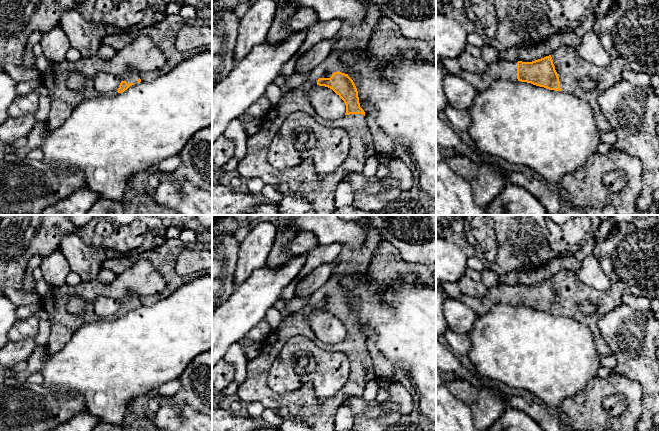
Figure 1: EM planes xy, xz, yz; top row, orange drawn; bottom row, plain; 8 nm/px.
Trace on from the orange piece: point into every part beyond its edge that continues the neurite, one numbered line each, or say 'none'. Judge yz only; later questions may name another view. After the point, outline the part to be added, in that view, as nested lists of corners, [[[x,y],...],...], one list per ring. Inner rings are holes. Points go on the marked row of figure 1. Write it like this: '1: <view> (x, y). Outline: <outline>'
1: yz (630, 31). Outline: [[[615,0],[605,15],[596,18],[592,31],[597,34],[610,55],[610,63],[606,67],[589,63],[571,46],[560,46],[551,53],[551,57],[561,90],[585,100],[595,114],[598,129],[604,133],[611,128],[598,104],[600,94],[620,82],[624,70],[649,75],[660,74],[660,0]],[[581,77],[597,80],[599,87],[593,91],[585,91],[579,84]]]
2: yz (503, 69). Outline: [[[498,59],[489,64],[483,73],[470,73],[463,70],[459,76],[468,81],[477,92],[486,90],[494,81],[500,79],[516,83],[518,82],[517,61]]]

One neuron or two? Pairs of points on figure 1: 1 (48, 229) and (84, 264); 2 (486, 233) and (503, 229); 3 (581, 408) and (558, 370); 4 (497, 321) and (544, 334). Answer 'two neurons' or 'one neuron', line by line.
1: two neurons
2: two neurons
3: two neurons
4: one neuron

